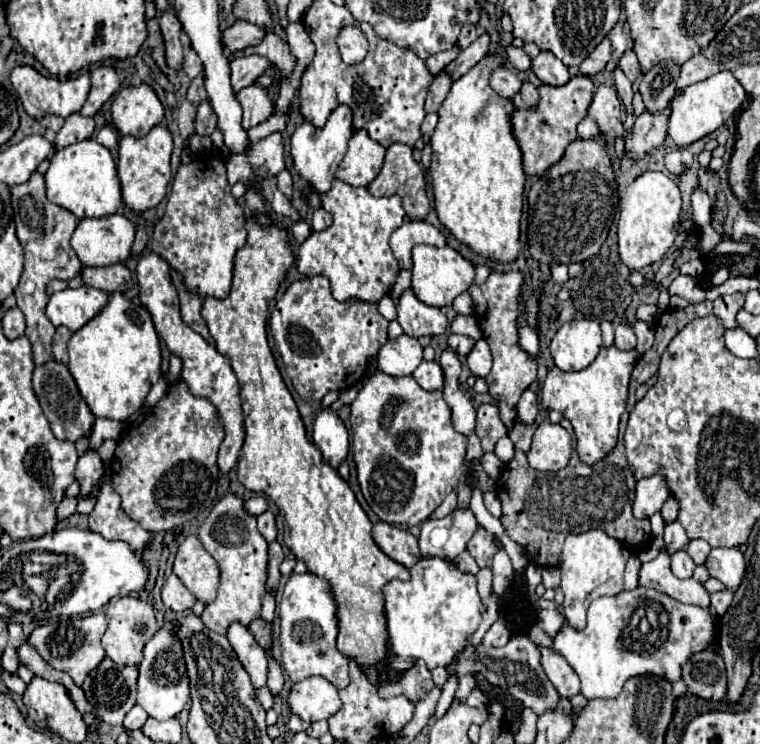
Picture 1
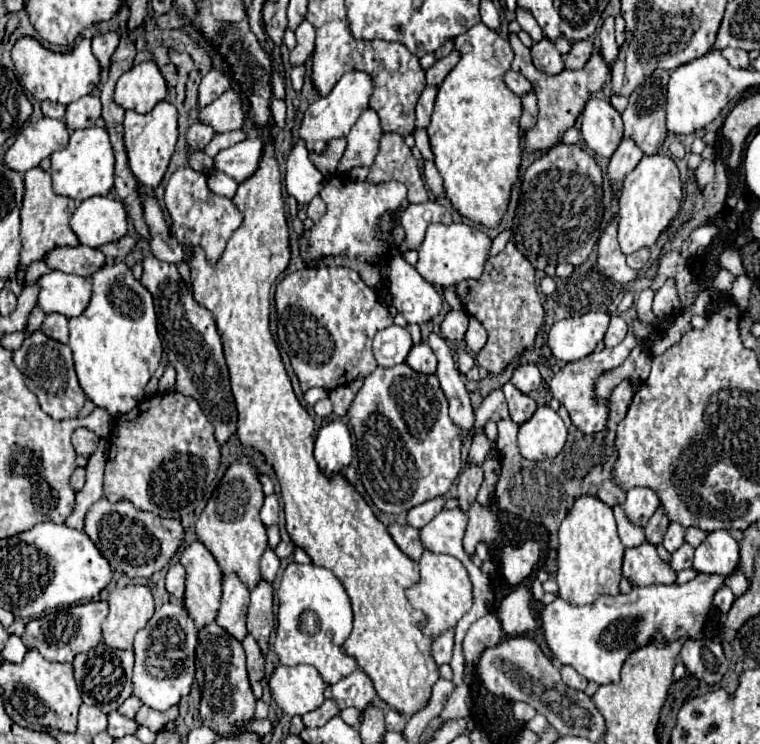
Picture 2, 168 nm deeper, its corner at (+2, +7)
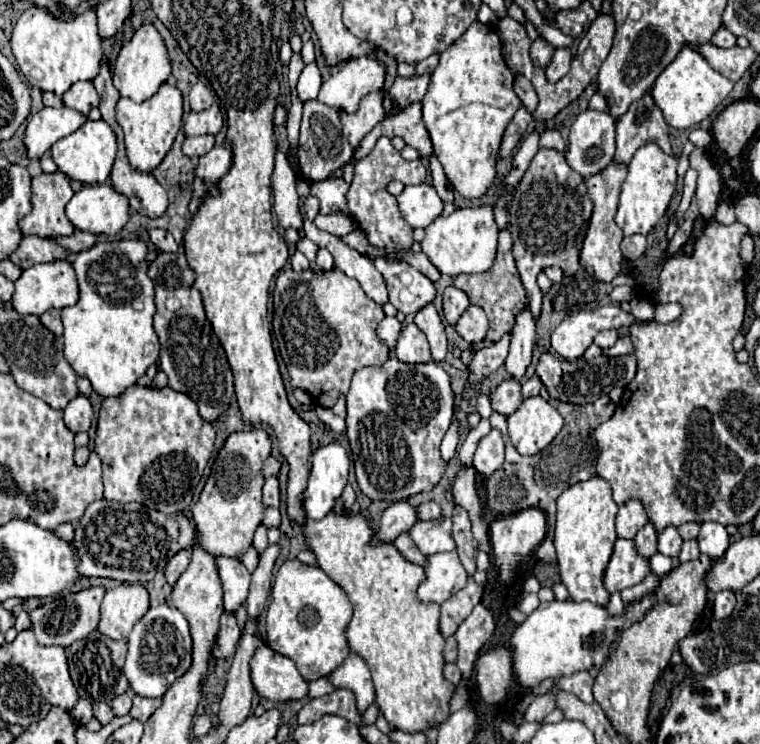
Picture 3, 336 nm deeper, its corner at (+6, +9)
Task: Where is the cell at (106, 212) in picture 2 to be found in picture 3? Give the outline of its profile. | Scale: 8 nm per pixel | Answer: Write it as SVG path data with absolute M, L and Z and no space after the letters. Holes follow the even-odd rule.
M84 186L66 204L66 216L74 228L90 234L116 236L128 222L128 200L112 186Z

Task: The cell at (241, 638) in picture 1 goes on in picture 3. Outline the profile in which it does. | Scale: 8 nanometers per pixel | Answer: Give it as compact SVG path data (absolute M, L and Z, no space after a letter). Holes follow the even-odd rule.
M226 556L216 558L216 566L224 586L224 608L226 612L236 614L244 604L244 600L248 598L250 572L244 568L242 562Z

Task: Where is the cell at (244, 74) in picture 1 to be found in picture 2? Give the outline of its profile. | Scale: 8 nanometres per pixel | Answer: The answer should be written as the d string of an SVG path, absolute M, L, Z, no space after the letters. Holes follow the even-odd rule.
M210 70L210 72L202 78L202 82L200 82L200 86L198 86L198 104L200 104L200 108L212 104L212 102L214 102L218 96L222 96L228 88L230 88L230 80L228 80L222 72Z

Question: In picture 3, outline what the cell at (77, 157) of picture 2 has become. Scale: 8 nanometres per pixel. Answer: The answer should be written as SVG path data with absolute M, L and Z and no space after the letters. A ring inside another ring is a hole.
M86 120L86 124L82 124L76 132L58 140L50 148L50 152L58 170L70 180L76 180L82 184L104 184L110 176L110 170L116 158L116 136L104 120L98 120L98 122Z

